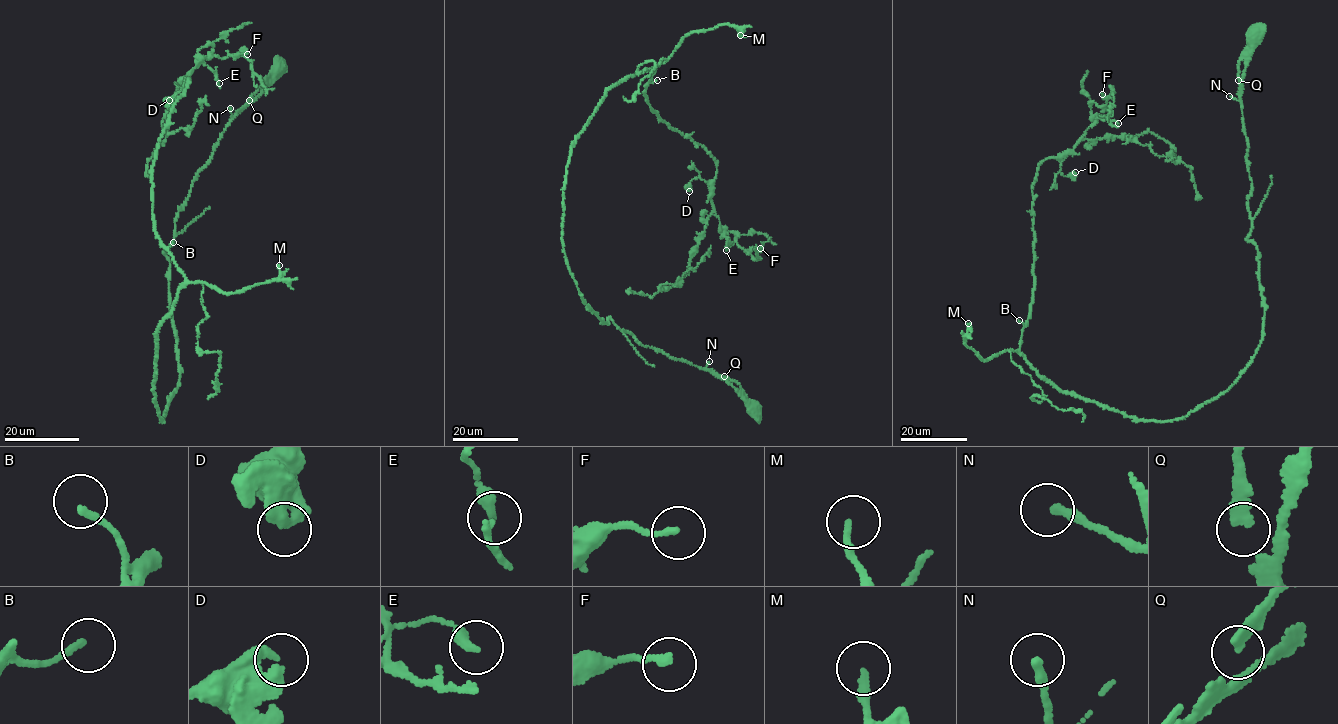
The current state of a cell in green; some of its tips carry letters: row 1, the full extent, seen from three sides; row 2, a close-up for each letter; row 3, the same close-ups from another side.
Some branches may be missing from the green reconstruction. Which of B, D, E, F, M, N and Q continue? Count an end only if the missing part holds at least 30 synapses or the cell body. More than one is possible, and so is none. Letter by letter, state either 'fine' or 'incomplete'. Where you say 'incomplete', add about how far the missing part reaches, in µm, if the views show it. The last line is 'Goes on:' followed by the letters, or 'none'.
B: fine
D: fine
E: fine
F: fine
M: fine
N: fine
Q: fine
Goes on: none

